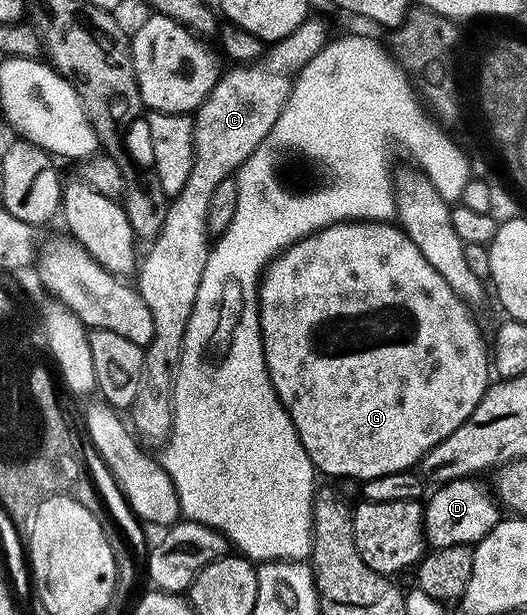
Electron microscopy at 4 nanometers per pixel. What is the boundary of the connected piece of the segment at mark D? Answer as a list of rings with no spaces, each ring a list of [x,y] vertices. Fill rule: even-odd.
[[[475,478],[449,480],[440,483],[436,487],[439,489],[431,497],[426,497],[423,504],[423,539],[432,549],[477,545],[485,538],[485,534],[493,530],[493,526],[499,524],[501,508],[492,489],[477,481]]]

